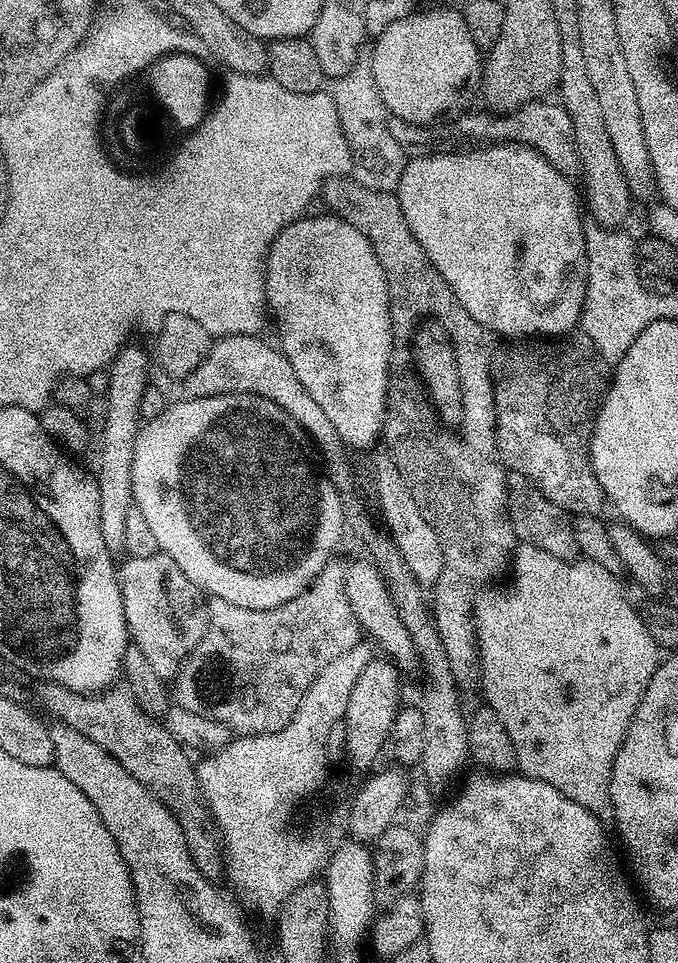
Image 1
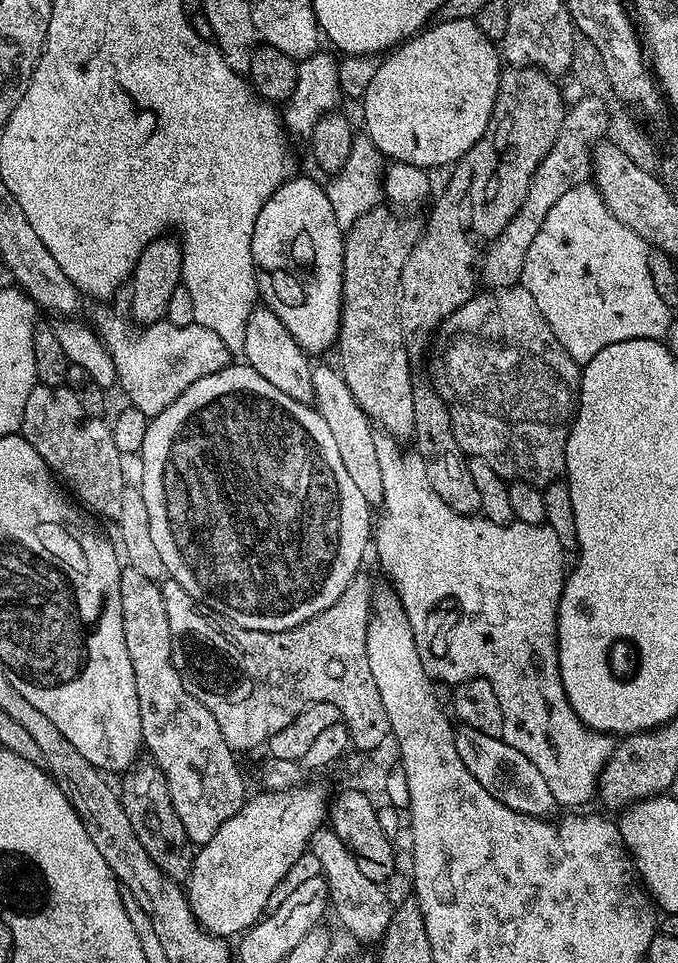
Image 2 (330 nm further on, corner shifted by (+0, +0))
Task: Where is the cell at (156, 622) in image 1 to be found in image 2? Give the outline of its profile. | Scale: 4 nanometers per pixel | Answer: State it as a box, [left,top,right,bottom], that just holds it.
[120,567,245,846]

